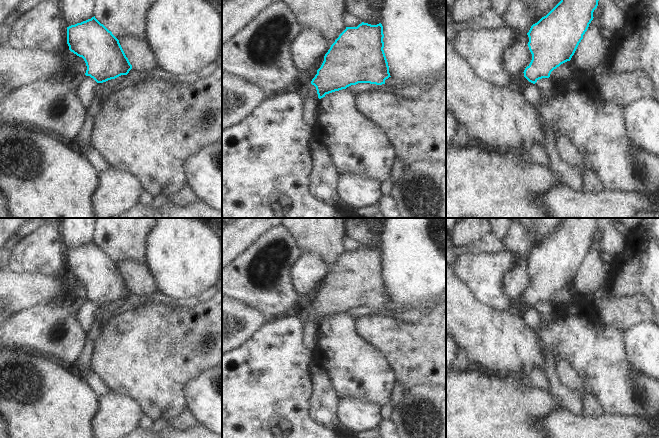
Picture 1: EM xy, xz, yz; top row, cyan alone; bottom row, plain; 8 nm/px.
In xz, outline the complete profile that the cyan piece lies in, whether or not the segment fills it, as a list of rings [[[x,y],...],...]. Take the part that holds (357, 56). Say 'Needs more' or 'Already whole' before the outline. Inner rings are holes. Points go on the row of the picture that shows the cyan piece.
Already whole. [[[362,22],[357,27],[346,27],[325,54],[321,67],[311,81],[316,87],[318,98],[358,83],[385,84],[385,80],[391,76],[383,50],[383,38],[381,23],[371,25]]]

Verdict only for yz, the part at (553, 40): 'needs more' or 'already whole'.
already whole

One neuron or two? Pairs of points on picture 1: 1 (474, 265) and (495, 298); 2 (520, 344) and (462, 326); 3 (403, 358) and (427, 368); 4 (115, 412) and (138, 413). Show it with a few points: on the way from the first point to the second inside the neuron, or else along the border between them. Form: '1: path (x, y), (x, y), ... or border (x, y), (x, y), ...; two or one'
1: path (481, 273), (485, 277), (489, 290); one
2: path (506, 344), (488, 337), (476, 326); one
3: path (409, 358), (417, 358), (421, 362); one
4: path (121, 413), (132, 413); one

